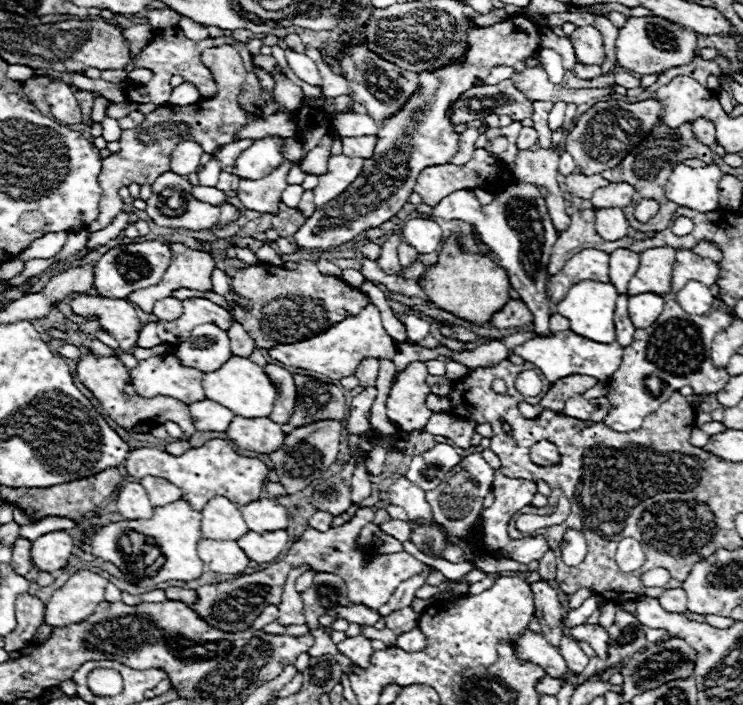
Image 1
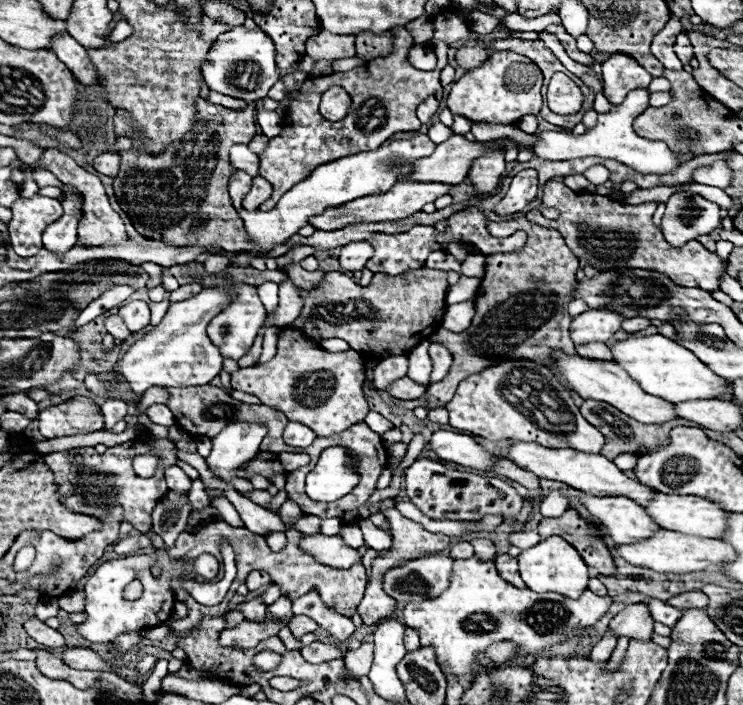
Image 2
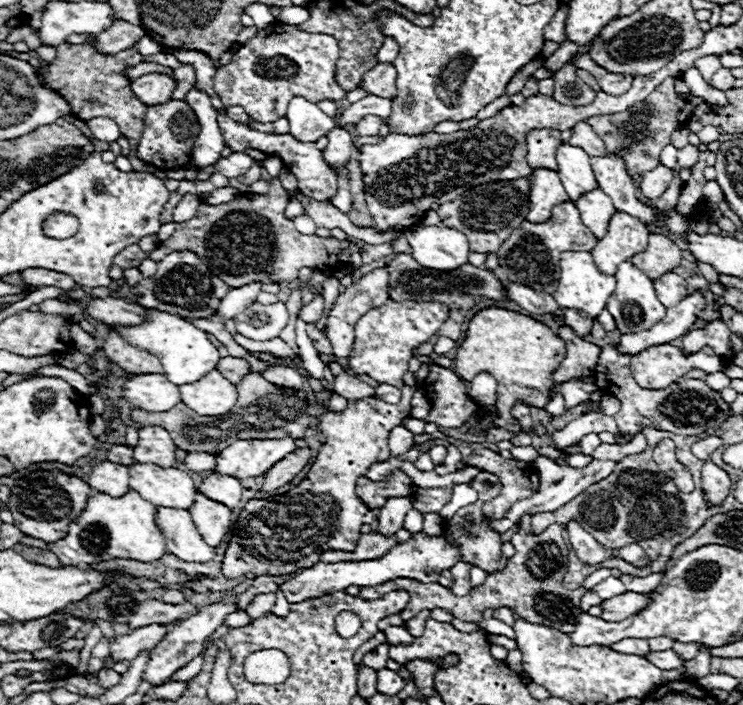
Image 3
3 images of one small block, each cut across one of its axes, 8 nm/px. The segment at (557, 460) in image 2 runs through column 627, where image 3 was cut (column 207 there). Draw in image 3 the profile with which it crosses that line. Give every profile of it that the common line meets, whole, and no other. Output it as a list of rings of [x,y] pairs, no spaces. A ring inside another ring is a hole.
[[[210,472],[202,480],[202,484],[198,486],[198,490],[204,496],[208,496],[208,498],[212,498],[212,500],[228,506],[228,508],[236,508],[240,504],[242,486],[240,486],[240,480],[234,478],[234,476],[222,476],[222,474]]]

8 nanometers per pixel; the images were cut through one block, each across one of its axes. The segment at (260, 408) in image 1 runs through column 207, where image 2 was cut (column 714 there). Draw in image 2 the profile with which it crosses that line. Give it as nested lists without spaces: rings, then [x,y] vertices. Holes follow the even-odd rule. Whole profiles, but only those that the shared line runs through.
[[[628,334],[624,340],[614,340],[608,348],[614,356],[614,362],[620,368],[624,368],[630,374],[630,378],[642,386],[644,392],[652,396],[660,396],[668,402],[718,398],[718,394],[726,390],[724,378],[716,376],[706,364],[702,364],[694,356],[694,352],[686,350],[684,346],[676,344],[674,340],[662,334],[652,334],[652,336],[642,336],[642,338]]]

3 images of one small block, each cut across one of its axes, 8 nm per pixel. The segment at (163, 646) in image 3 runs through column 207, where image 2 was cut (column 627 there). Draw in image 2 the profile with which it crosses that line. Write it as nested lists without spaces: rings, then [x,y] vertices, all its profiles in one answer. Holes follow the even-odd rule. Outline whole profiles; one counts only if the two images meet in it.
[[[640,602],[640,604],[626,606],[620,614],[616,614],[610,620],[608,630],[612,634],[616,634],[618,638],[626,636],[628,640],[636,640],[636,642],[650,642],[652,626],[654,626],[654,622],[648,616],[646,604]]]

